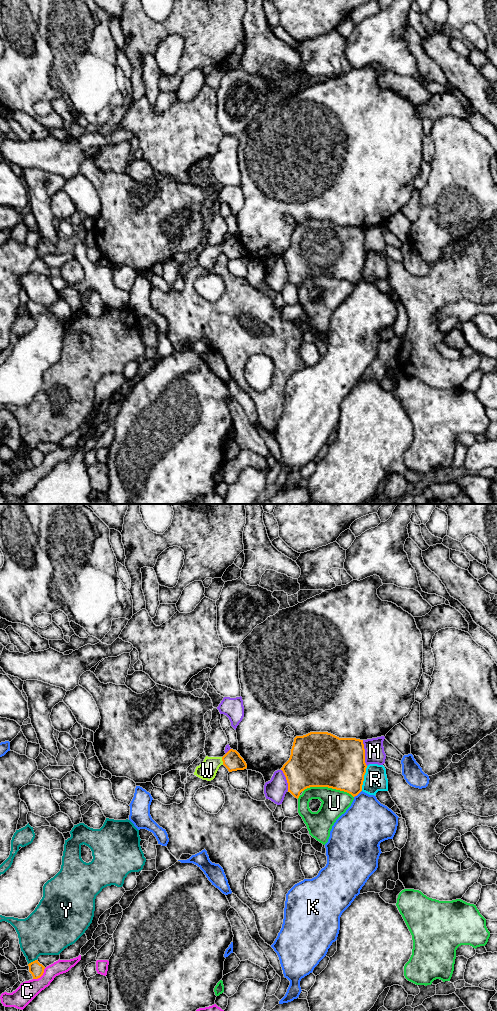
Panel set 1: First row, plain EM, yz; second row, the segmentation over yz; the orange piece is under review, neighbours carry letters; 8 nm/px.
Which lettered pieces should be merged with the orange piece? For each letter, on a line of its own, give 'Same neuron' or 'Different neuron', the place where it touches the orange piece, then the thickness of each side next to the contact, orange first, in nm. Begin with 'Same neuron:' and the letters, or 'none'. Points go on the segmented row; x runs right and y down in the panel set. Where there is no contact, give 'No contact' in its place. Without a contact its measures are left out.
Same neuron: W
C: Different neuron. Touches orange at yz (40, 976). Thickness 110 nm (orange) against 160 nm
K: Different neuron. Touches orange at yz (357, 794). Thickness 360 nm (orange) against 380 nm
M: Different neuron. Touches orange at yz (364, 753). Thickness 420 nm (orange) against 160 nm
R: Different neuron. Touches orange at yz (363, 778). Thickness 420 nm (orange) against 190 nm
U: Different neuron. Touches orange at yz (328, 787). Thickness 440 nm (orange) against 200 nm
W: Same neuron. Touches orange at yz (222, 760). Thickness 150 nm (orange) against 150 nm
Y: Different neuron. Touches orange at yz (33, 961). Thickness 110 nm (orange) against 360 nm

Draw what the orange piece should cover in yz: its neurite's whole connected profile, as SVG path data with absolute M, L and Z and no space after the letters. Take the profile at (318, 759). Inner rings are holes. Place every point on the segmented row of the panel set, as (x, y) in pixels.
M310 732L294 738L290 758L281 770L288 783L288 792L298 799L300 793L310 787L328 787L355 797L362 791L366 768L363 740Z

